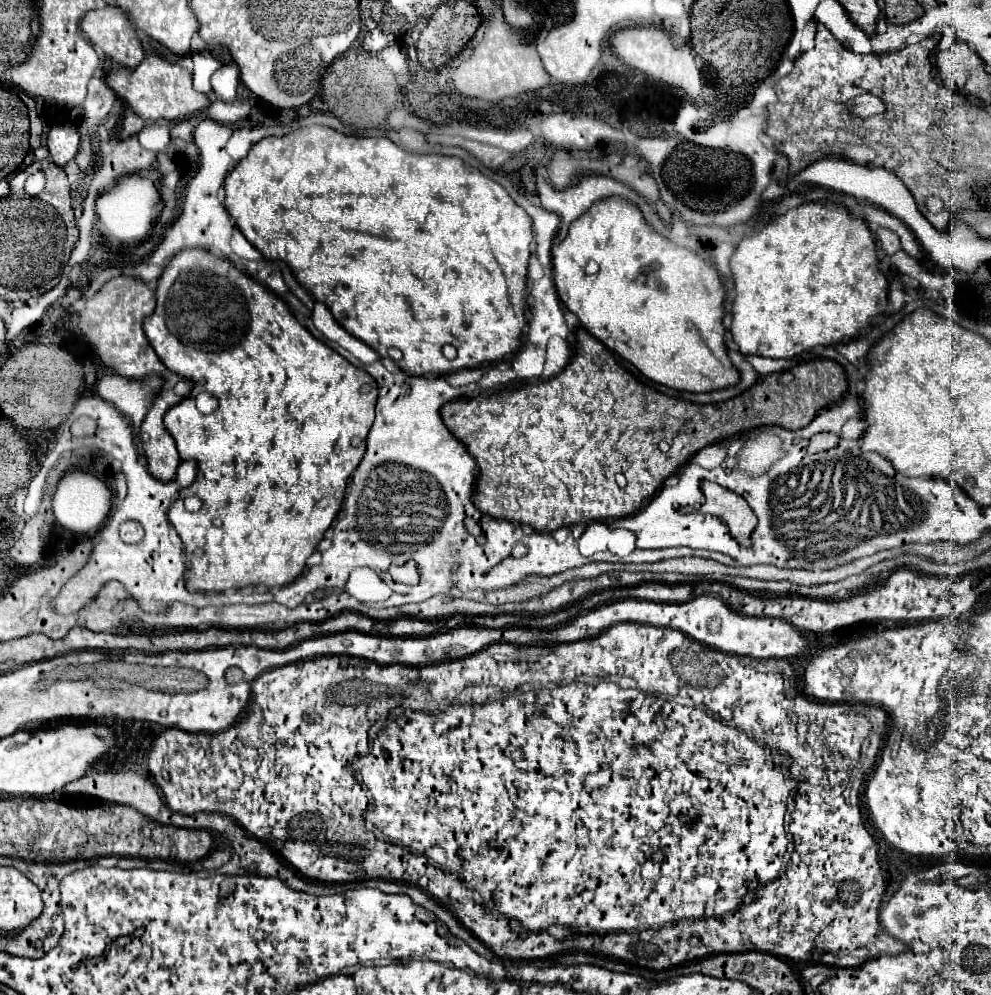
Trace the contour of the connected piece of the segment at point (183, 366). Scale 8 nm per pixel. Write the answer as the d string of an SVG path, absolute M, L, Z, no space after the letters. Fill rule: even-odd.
M192 248L192 250L182 250L180 254L176 254L172 258L172 262L164 268L164 274L162 274L158 288L156 288L156 298L158 298L158 304L156 304L154 314L144 320L146 338L152 344L152 348L156 350L158 358L164 362L164 366L168 366L172 372L180 374L182 378L188 378L194 382L192 396L182 400L174 408L170 408L164 416L164 426L172 434L172 438L176 440L180 458L194 460L196 468L198 468L196 480L188 488L180 490L178 500L172 504L172 508L168 512L172 526L176 528L178 536L184 542L184 550L186 550L186 558L188 558L188 562L186 562L188 568L184 574L186 590L196 594L196 592L238 590L238 588L246 588L246 586L266 586L268 590L282 588L284 584L294 582L302 574L302 570L306 568L306 560L318 548L318 542L324 538L324 532L332 526L336 514L342 508L348 478L366 452L366 438L368 438L370 426L374 422L374 406L376 406L376 394L378 394L376 382L374 382L374 378L370 378L370 374L352 366L338 352L334 352L332 348L328 348L326 344L316 340L296 320L296 316L290 312L286 302L282 302L280 296L276 296L272 290L268 290L260 282L256 282L250 276L246 276L244 272L240 272L230 260L222 260L206 250ZM200 392L210 392L218 398L220 408L214 414L204 416L196 410L194 398ZM190 494L196 494L202 498L202 508L194 514L184 508L184 498ZM196 550L202 550L202 556L196 556L194 554Z

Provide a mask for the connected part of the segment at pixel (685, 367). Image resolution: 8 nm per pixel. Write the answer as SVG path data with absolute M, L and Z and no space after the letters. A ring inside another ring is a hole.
M620 198L596 202L592 210L574 220L568 236L552 248L552 266L554 284L566 308L578 316L580 324L594 338L632 362L652 382L686 392L714 392L740 382L740 372L728 356L724 338L726 330L722 318L726 288L722 286L718 270L698 258L692 250L674 244L652 230L640 210L630 202ZM588 260L594 260L600 266L596 276L584 272Z

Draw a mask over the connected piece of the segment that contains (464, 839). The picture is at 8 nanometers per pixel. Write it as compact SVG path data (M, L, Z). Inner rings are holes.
M616 624L616 626L608 628L606 632L602 632L602 634L596 636L596 638L580 640L580 642L552 644L552 646L492 644L492 646L488 646L488 648L476 652L474 656L466 656L466 658L462 658L462 660L452 660L452 662L442 662L440 666L442 666L442 668L438 670L438 674L436 674L436 670L430 670L430 676L432 676L432 678L424 678L424 680L422 680L422 678L414 678L412 682L410 682L410 678L394 678L394 676L410 674L410 670L404 670L404 668L388 668L388 666L380 666L380 664L370 662L370 660L354 658L354 656L320 656L320 658L314 658L314 660L302 660L302 662L294 662L294 664L288 664L288 666L280 666L280 668L268 670L268 672L264 672L264 674L254 682L254 686L252 686L252 704L250 704L248 712L244 714L244 718L242 718L238 724L234 724L232 728L228 728L228 730L224 730L224 732L216 732L216 734L206 734L206 732L184 732L184 730L178 730L178 728L168 728L168 730L164 730L164 732L156 738L156 742L153 742L150 754L148 754L146 759L147 767L150 768L151 778L154 778L156 786L164 792L166 804L168 804L174 812L182 812L182 814L218 812L218 814L232 816L238 824L244 826L244 830L246 830L250 836L258 838L260 842L266 842L266 846L270 846L274 852L278 852L282 858L286 858L286 860L288 860L300 874L304 874L304 876L310 878L310 880L328 882L328 884L346 884L346 882L358 882L358 880L368 880L368 878L386 878L386 880L390 880L390 878L396 880L396 878L398 878L398 880L404 880L404 874L406 874L408 870L412 870L412 868L408 868L408 866L410 866L410 860L418 860L416 854L424 854L424 856L428 856L428 858L434 860L440 868L444 868L444 870L454 870L454 872L468 884L468 888L476 890L476 892L482 896L482 904L484 904L486 908L490 908L490 912L498 912L498 914L490 914L490 912L484 910L482 904L478 904L478 902L472 900L472 894L458 892L458 890L456 890L456 886L458 886L458 878L454 876L454 898L450 898L450 912L462 922L464 928L468 928L468 930L470 930L480 942L484 942L496 956L506 958L506 960L518 960L518 958L546 958L546 956L550 956L550 946L542 946L542 944L550 944L548 940L544 940L544 934L526 934L526 930L528 930L528 932L538 932L538 930L546 930L546 928L550 928L550 926L554 926L554 924L574 926L576 932L600 932L600 934L604 934L604 932L622 932L622 930L624 930L624 932L638 932L638 930L642 930L642 932L634 934L634 942L632 942L632 944L634 944L634 964L636 964L636 966L644 966L644 964L646 964L650 970L664 970L664 968L670 968L670 966L676 966L676 964L684 964L684 962L690 962L690 960L694 960L694 958L702 958L702 956L708 956L708 954L720 954L720 952L750 952L750 950L756 950L756 952L768 952L768 954L774 954L774 956L784 956L784 958L792 958L792 960L806 962L806 964L828 964L828 966L838 966L838 968L856 968L856 966L862 966L866 960L878 958L878 956L882 956L882 954L900 954L900 952L906 950L906 946L904 946L902 942L898 942L896 938L892 938L890 934L886 934L886 932L880 928L880 924L878 924L880 900L882 900L882 894L884 894L884 877L880 864L878 864L878 846L876 846L872 834L870 834L870 832L866 830L866 826L862 824L862 816L860 816L860 798L858 798L864 774L868 772L868 768L872 768L874 758L876 758L876 754L878 754L878 750L880 750L880 744L882 744L882 736L884 736L884 732L886 732L886 720L888 720L888 714L886 714L882 708L878 708L878 706L870 706L870 704L824 704L824 702L812 700L812 698L808 698L806 694L803 695L798 693L802 692L802 690L800 690L800 686L798 686L796 672L792 670L792 666L790 666L788 660L754 660L754 658L744 658L744 656L724 654L724 652L718 652L718 650L714 650L714 648L706 648L704 644L700 644L700 642L696 642L696 640L690 640L690 636L686 636L686 634L678 632L678 630L672 630L672 628L654 628L654 626L648 626L648 624ZM581 676L596 676L596 678L599 678L600 682L598 682L598 684L587 684L592 682L581 681ZM390 706L402 706L402 708L398 708L398 710L388 718L388 714L390 714ZM408 706L428 706L429 709L425 712L418 712L418 710L408 708ZM386 718L388 718L388 722L386 722L386 726L378 732L378 738L374 740L370 752L368 752L366 756L360 756L360 758L354 760L354 756L360 754L358 744L360 744L360 742L364 742L364 744L370 742L370 734L368 734L368 730L370 730L374 724L382 724ZM780 752L790 756L790 758L788 758L788 766L790 766L790 776L793 778L790 778L790 776L786 774L786 768L784 768L784 756L782 756ZM354 772L360 774L360 780L362 780L362 782L370 788L370 792L372 792L372 802L370 802L370 810L368 810L368 812L366 812L366 808L368 808L368 796L366 796L362 784L354 778ZM796 786L798 786L798 792L796 792L796 796L794 796L794 812L790 814L792 820L790 820L790 824L788 824L788 832L790 832L792 842L794 842L794 852L792 852L790 862L786 864L786 872L778 876L778 872L780 872L780 868L782 868L782 858L784 858L784 852L786 852L786 846L788 846L788 838L786 838L788 834L786 834L786 830L784 830L786 798L790 796L790 792L792 792ZM364 812L366 812L366 822L372 822L372 824L374 824L378 830L382 830L388 838L392 838L392 840L398 838L402 844L406 844L406 846L408 846L412 852L416 852L416 854L410 854L408 850L398 848L398 846L394 846L394 844L390 844L390 842L376 840L376 836L374 836L370 830L366 830L366 826L364 826ZM682 918L706 918L706 920L700 920L700 926L702 926L702 928L704 928L704 926L710 928L710 924L712 924L712 930L706 930L704 936L700 936L700 934L698 934L698 922L694 922L694 920L682 920ZM510 920L518 920L518 922L522 924L524 930L518 930L518 926L516 926L516 930L514 930L514 928L510 926Z

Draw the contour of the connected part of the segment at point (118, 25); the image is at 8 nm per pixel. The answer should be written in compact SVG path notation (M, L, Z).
M104 6L100 10L90 10L82 18L80 30L88 42L124 68L134 70L144 58L136 30L120 8Z

